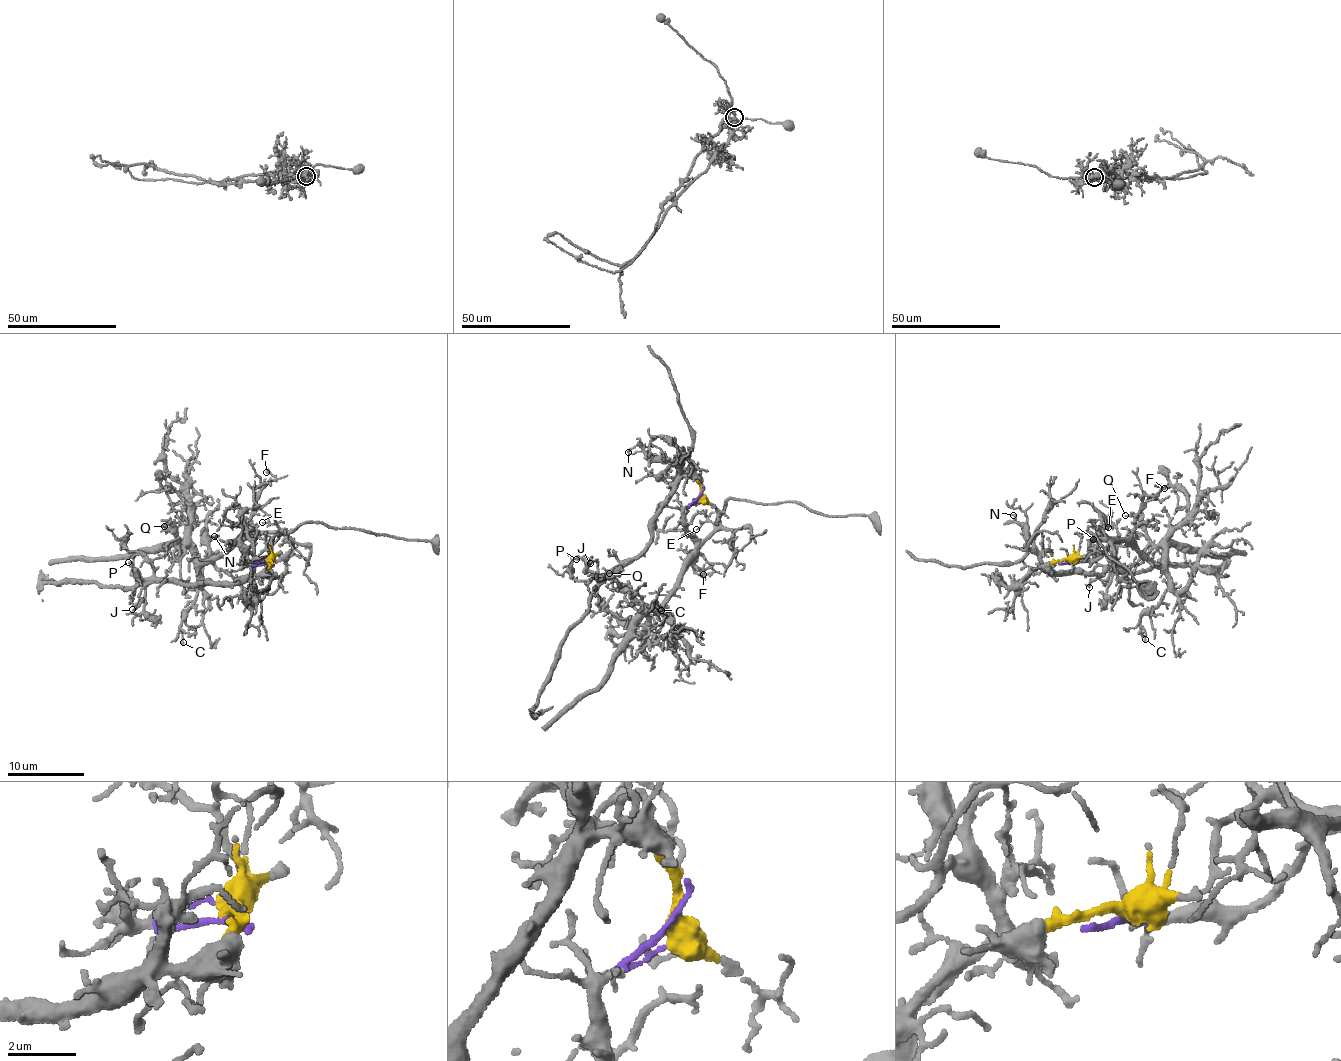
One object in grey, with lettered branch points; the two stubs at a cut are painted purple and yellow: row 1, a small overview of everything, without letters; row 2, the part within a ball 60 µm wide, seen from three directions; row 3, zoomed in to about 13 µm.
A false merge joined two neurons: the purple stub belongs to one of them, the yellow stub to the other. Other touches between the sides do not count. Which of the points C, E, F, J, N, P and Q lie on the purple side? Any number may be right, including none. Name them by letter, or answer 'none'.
C, E, F, Q

